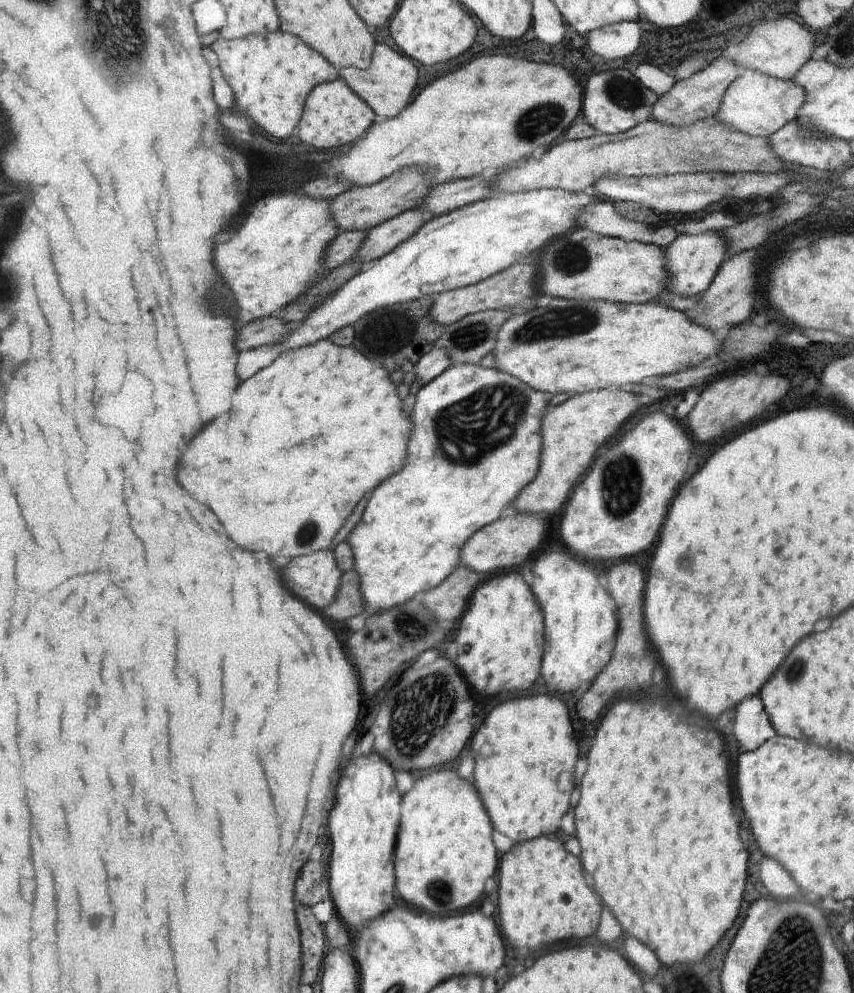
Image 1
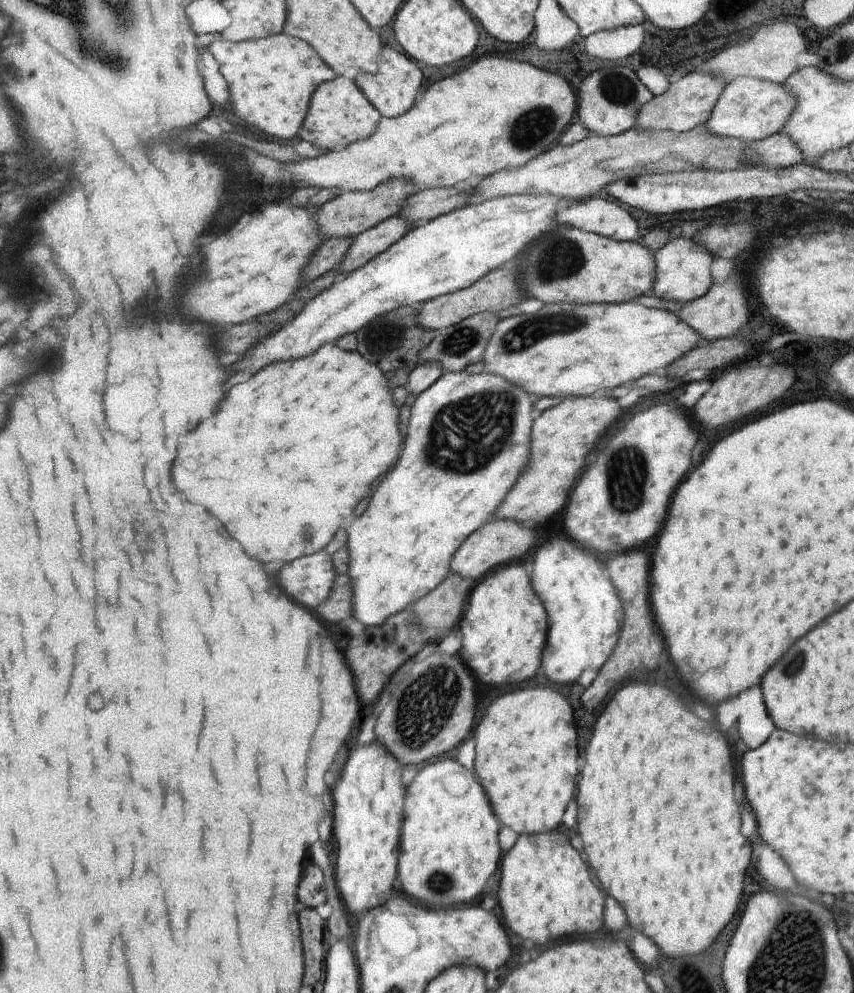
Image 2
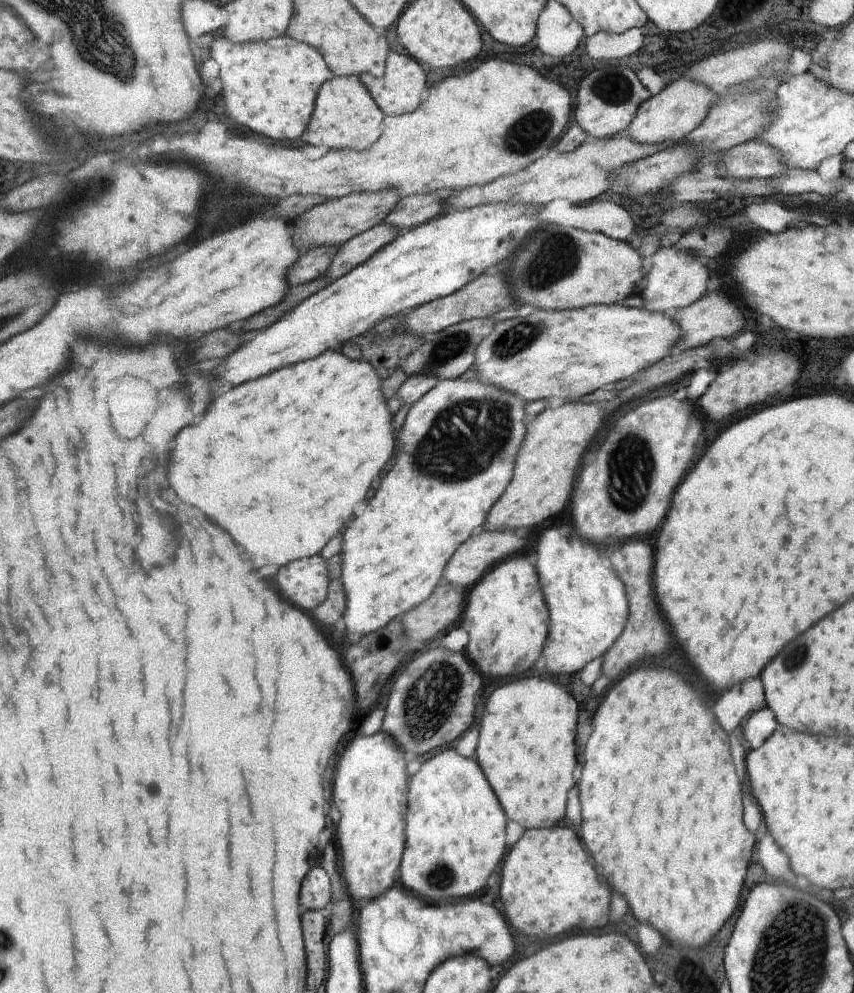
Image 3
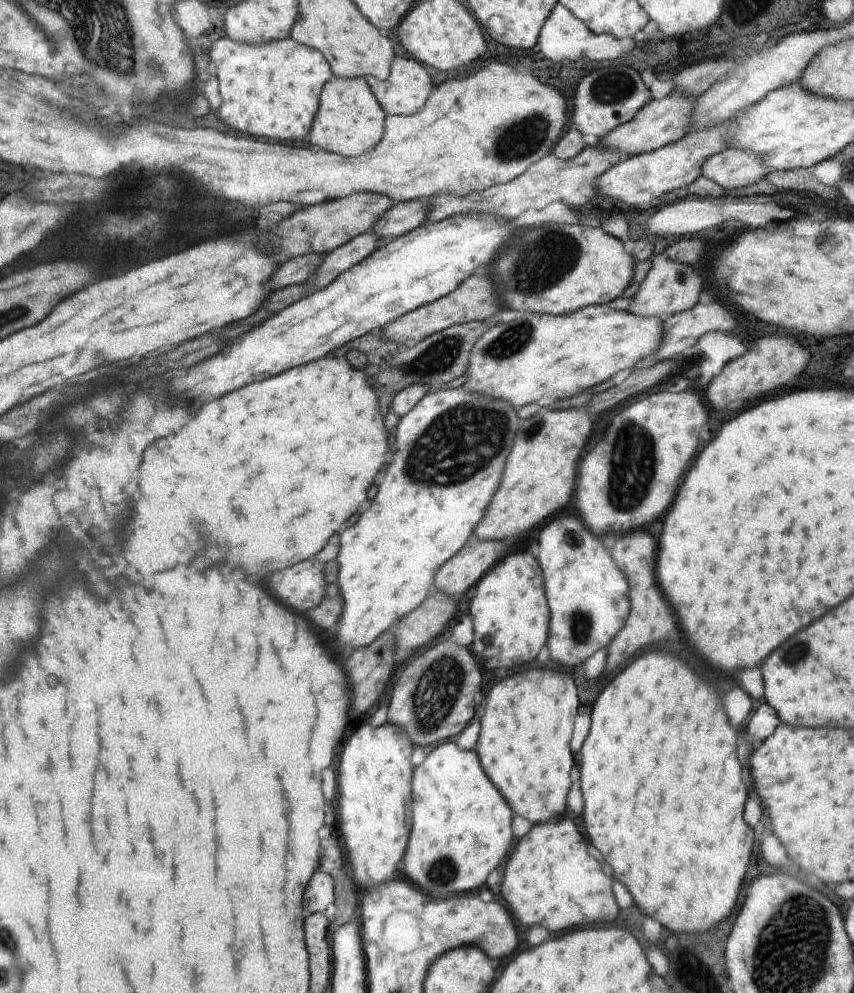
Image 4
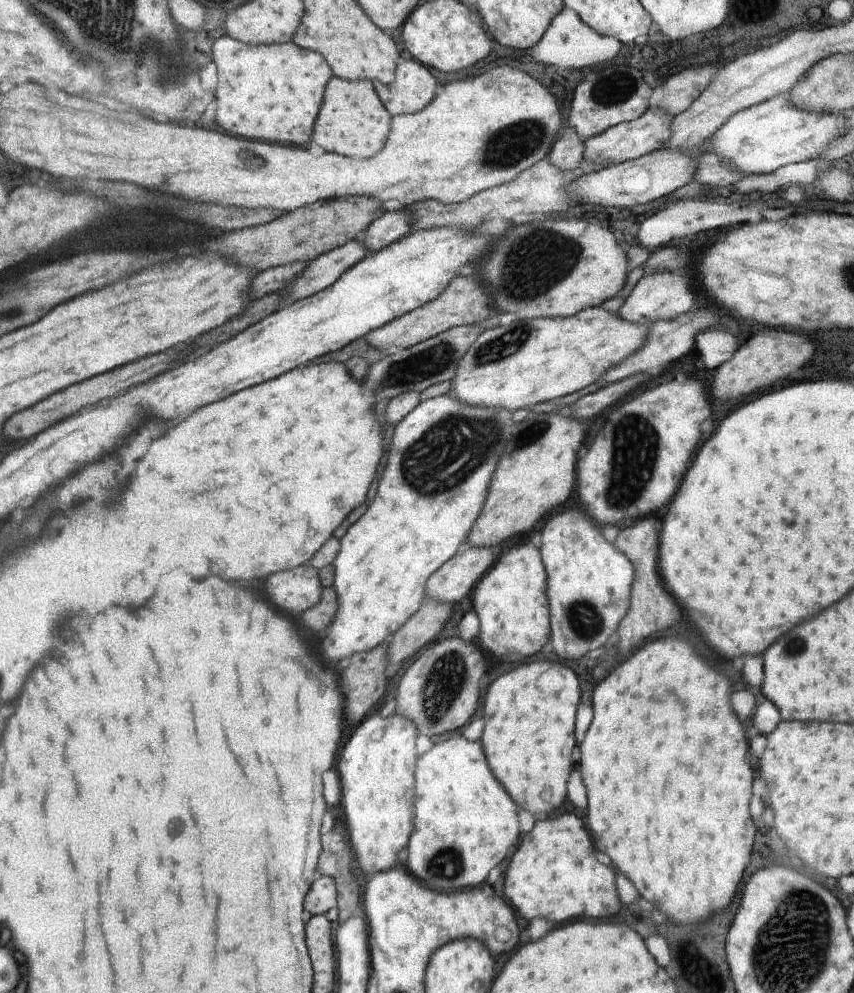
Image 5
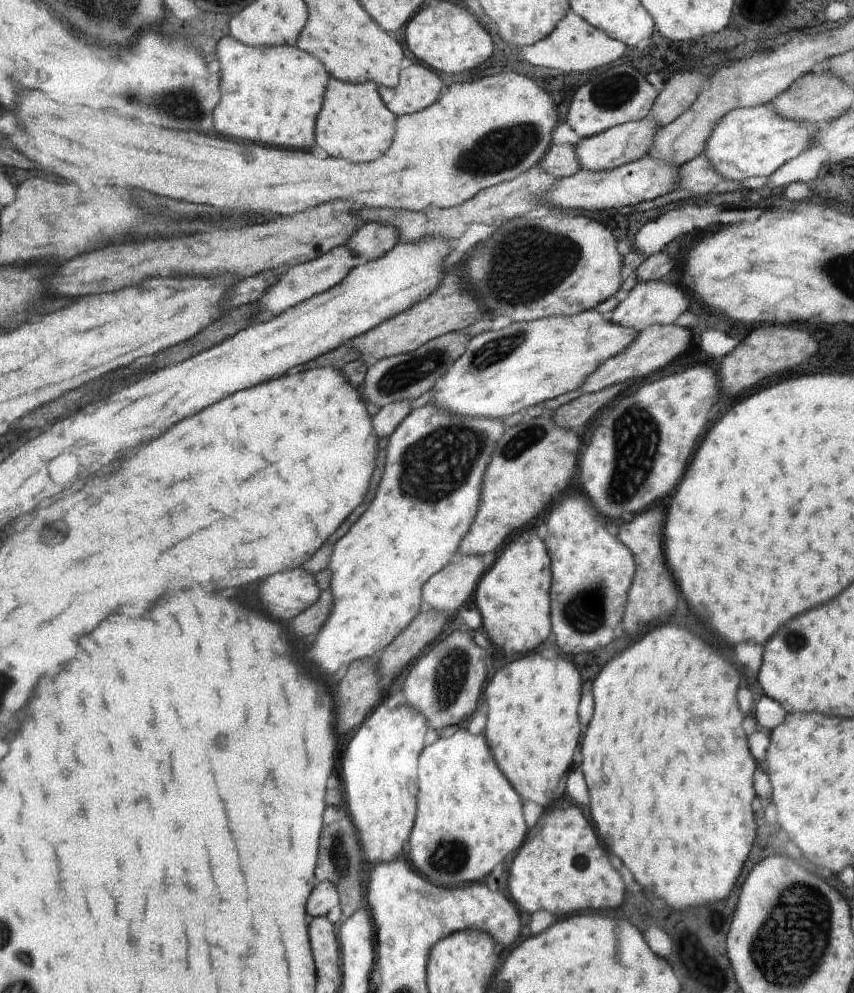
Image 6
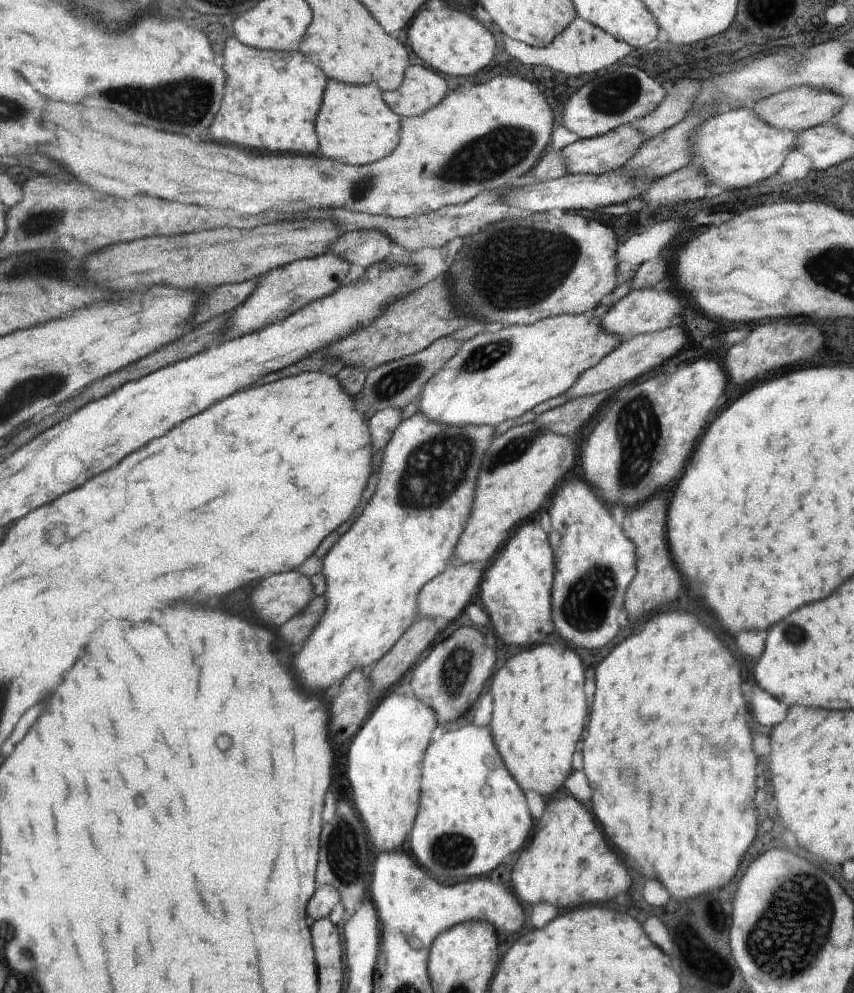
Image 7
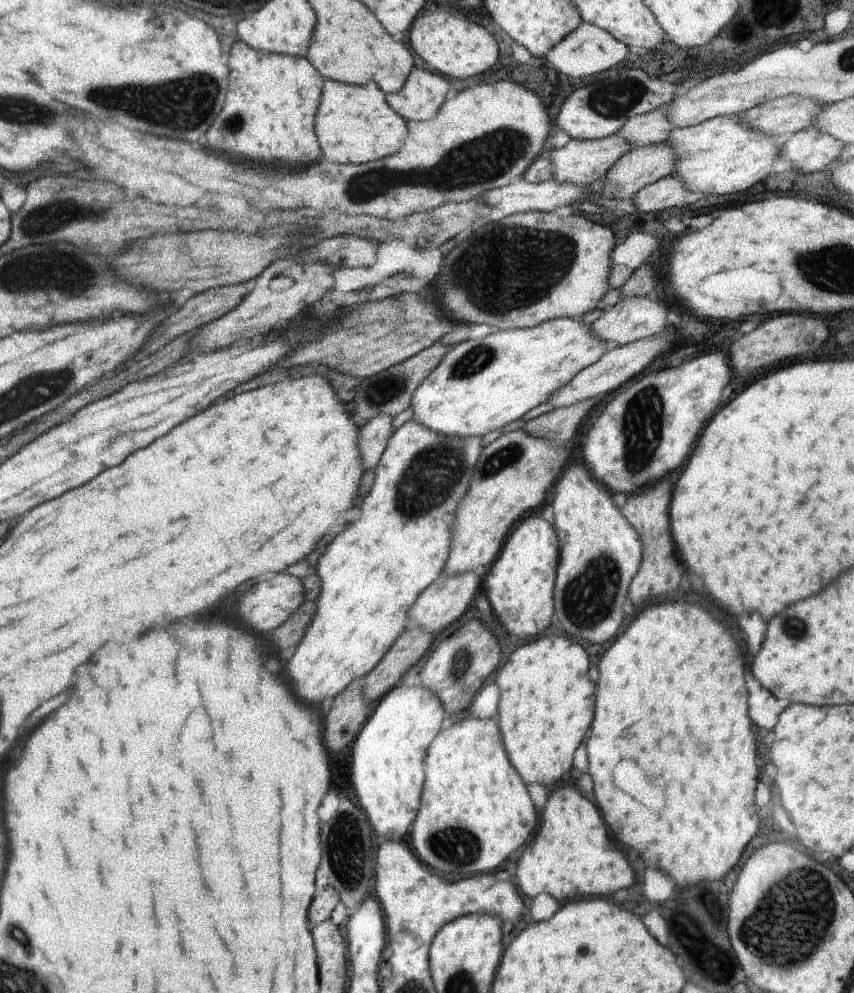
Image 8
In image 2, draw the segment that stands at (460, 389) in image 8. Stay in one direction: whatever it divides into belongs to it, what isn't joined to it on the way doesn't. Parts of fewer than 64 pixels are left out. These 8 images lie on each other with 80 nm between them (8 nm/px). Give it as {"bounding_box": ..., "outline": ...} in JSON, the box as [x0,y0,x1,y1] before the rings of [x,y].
{"bounding_box":[482,301,702,399],"outline":[[[638,301],[599,305],[546,303],[535,314],[524,313],[500,319],[486,345],[482,361],[485,364],[484,372],[501,376],[536,398],[560,396],[565,399],[594,396],[626,382],[634,382],[646,374],[662,373],[667,366],[702,342],[702,335],[677,313],[649,308]]]}

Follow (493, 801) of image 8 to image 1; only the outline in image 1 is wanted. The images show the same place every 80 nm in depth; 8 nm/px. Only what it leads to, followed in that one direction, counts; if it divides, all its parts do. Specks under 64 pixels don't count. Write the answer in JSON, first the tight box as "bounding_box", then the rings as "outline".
{"bounding_box":[394,766,499,916],"outline":[[[449,766],[425,772],[413,788],[402,796],[401,817],[394,851],[395,888],[405,904],[436,916],[455,914],[476,908],[472,906],[483,895],[486,880],[499,867],[496,848],[492,844],[492,824],[486,816],[477,788]]]}

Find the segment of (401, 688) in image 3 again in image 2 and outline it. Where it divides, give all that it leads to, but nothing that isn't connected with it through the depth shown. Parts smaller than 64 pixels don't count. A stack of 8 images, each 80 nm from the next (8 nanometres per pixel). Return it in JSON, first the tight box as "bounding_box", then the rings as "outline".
{"bounding_box":[374,652,474,766],"outline":[[[435,652],[421,662],[410,665],[410,671],[391,690],[390,701],[380,712],[374,732],[376,741],[402,766],[420,764],[430,758],[448,754],[467,740],[474,724],[474,676],[458,656]]]}

